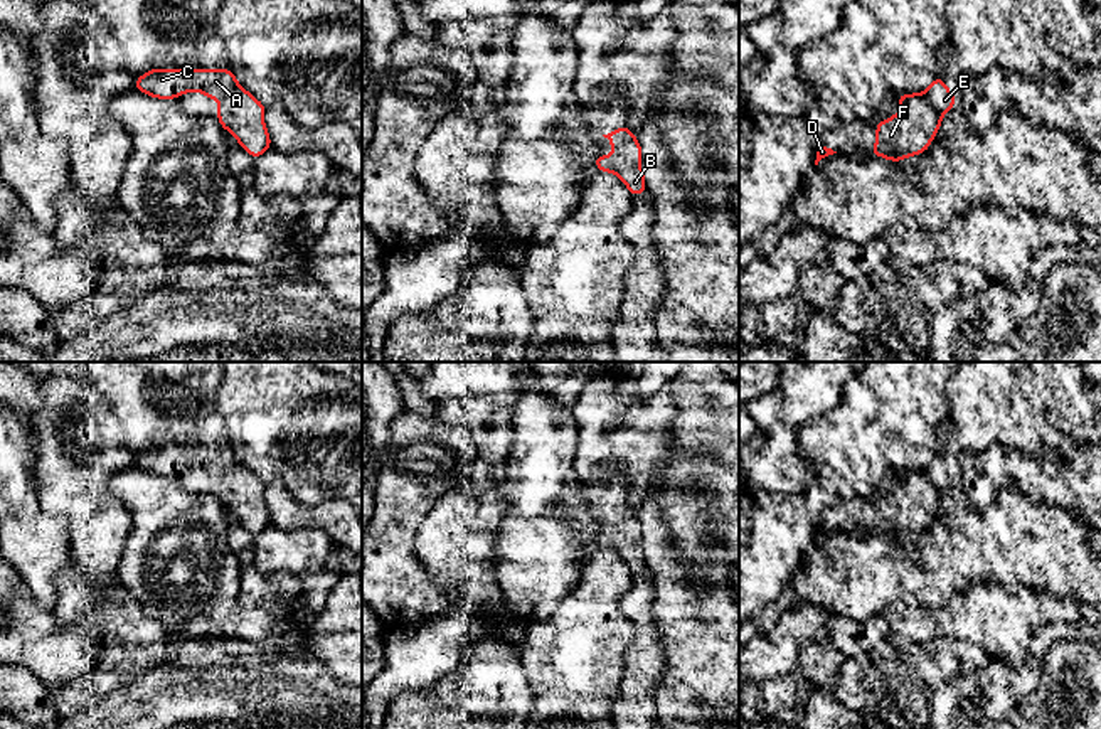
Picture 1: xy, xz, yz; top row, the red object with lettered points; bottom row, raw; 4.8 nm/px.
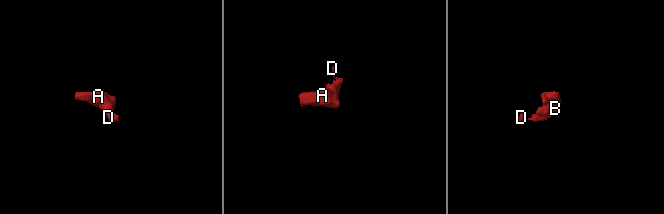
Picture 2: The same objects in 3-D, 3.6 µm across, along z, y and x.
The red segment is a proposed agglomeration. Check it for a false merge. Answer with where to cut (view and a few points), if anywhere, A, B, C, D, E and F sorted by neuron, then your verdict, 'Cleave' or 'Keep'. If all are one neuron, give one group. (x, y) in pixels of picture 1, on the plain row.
No split. Groups: A B C D E F. Keep

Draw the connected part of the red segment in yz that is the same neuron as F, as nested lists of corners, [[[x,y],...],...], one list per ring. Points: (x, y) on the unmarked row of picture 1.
[[[941,453],[924,470],[899,471],[897,476],[902,487],[875,502],[877,519],[869,527],[891,539],[926,529],[938,512],[943,492],[956,480]]]

